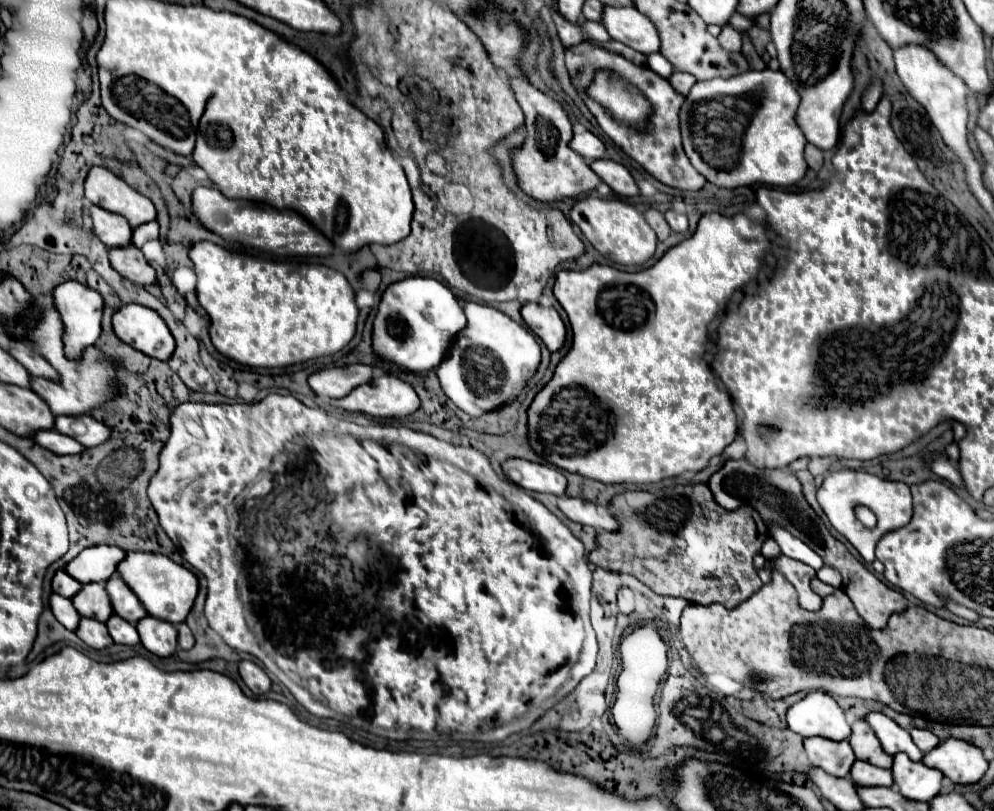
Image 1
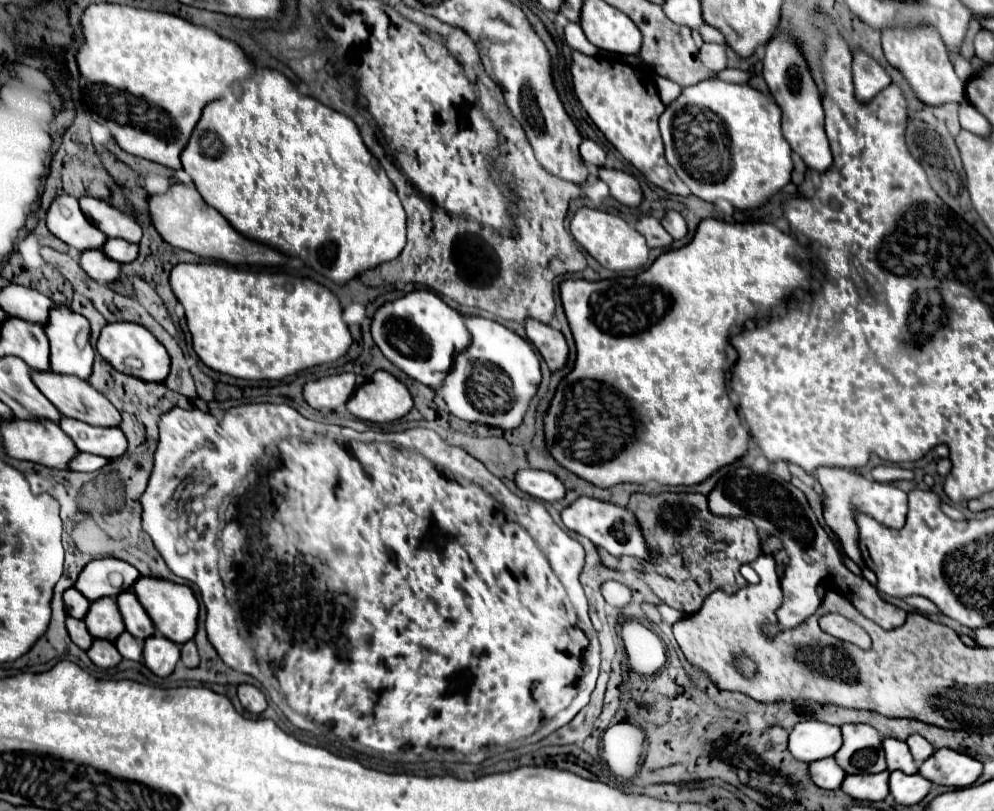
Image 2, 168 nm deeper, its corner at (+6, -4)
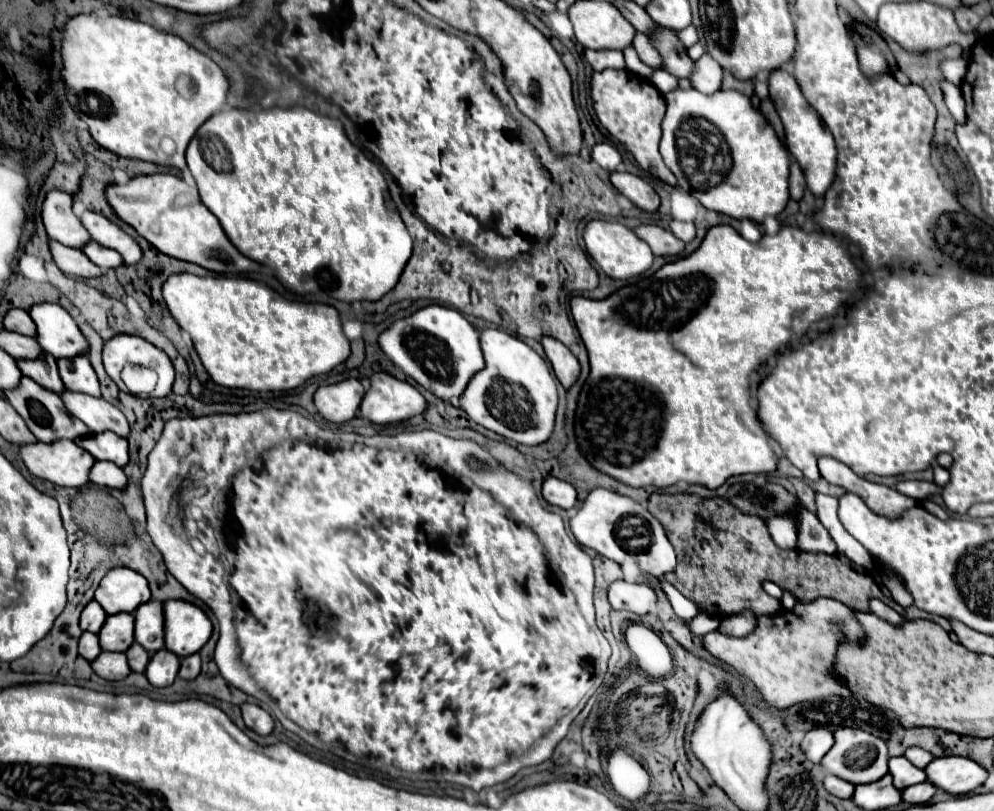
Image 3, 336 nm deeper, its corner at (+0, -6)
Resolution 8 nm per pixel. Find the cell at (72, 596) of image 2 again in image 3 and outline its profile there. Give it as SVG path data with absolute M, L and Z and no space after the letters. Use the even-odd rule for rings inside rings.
M91 601L83 613L81 613L81 621L79 621L79 627L83 631L91 631L91 633L99 633L103 621L105 621L105 611L101 609L101 605L97 605L97 601Z

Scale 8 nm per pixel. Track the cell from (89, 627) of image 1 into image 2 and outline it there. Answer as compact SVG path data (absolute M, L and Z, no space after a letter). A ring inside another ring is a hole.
M93 639L93 645L87 649L87 655L97 667L105 667L105 669L115 667L123 659L115 649L115 645L107 639Z

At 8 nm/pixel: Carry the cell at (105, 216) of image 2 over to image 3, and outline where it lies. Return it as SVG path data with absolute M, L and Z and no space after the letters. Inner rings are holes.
M85 211L81 215L81 223L87 229L87 233L93 237L93 241L97 241L103 247L115 249L121 255L123 265L133 265L141 259L143 253L139 249L139 245L121 227L117 227L115 223L111 223L103 215L93 213L93 211Z

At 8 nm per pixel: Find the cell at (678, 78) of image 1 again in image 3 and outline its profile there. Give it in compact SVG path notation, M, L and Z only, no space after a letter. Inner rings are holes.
M653 71L653 75L649 77L649 83L651 85L655 85L657 87L657 91L659 93L669 93L671 89L675 89L677 87L677 77L673 77L669 71Z

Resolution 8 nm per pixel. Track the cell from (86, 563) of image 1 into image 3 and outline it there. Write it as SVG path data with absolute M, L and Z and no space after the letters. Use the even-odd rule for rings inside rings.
M127 567L111 569L95 591L95 601L103 607L107 615L115 615L121 611L133 613L131 607L137 609L141 603L149 599L151 593L145 577Z

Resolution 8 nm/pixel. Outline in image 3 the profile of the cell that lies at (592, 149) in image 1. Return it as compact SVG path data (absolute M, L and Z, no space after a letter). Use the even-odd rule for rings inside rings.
M609 143L595 145L591 157L593 157L595 163L599 163L603 169L607 169L611 173L621 167L621 155L619 155L619 151L613 145L609 145Z

